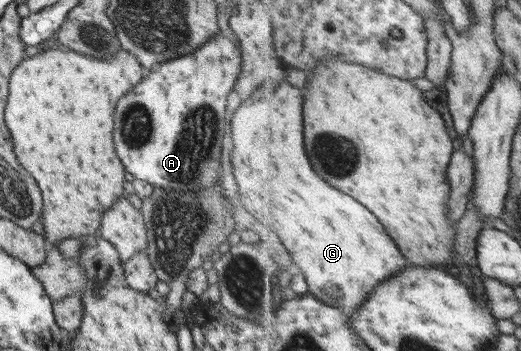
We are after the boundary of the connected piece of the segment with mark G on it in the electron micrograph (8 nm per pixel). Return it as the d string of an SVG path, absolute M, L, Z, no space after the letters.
M298 78L295 79L289 79L289 82L287 80L281 82L283 86L279 86L279 90L255 90L255 94L251 92L249 98L247 98L247 102L241 102L239 104L239 108L233 112L233 116L231 116L231 140L233 140L233 158L231 158L231 166L233 166L233 178L235 178L235 182L237 182L237 188L239 188L239 200L241 200L241 204L243 204L243 208L247 210L247 212L251 212L259 222L262 224L265 224L265 226L275 226L275 230L279 230L277 234L272 234L272 237L276 239L280 249L281 253L283 255L283 258L285 259L287 263L287 267L290 269L295 269L297 271L300 271L303 275L305 275L305 278L308 282L309 291L315 295L320 301L323 301L324 303L327 303L329 306L338 307L339 309L344 309L350 313L354 312L355 310L359 310L367 300L369 300L369 296L371 296L371 292L375 290L375 286L379 286L381 282L385 282L385 280L389 280L389 278L393 278L393 276L397 276L397 274L401 274L409 264L407 264L407 260L405 260L405 256L399 252L399 248L397 248L397 244L395 244L395 240L387 234L387 230L385 230L385 226L377 220L377 216L375 214L371 214L361 202L357 202L355 198L351 198L349 194L343 194L341 190L337 190L337 188L333 188L331 184L327 184L315 170L313 170L313 166L311 166L311 162L309 162L309 156L307 156L307 152L305 152L305 140L303 140L303 104L305 104L305 92L301 90L301 88L295 88L295 86L291 86L291 80L297 80L297 84L299 84Z

